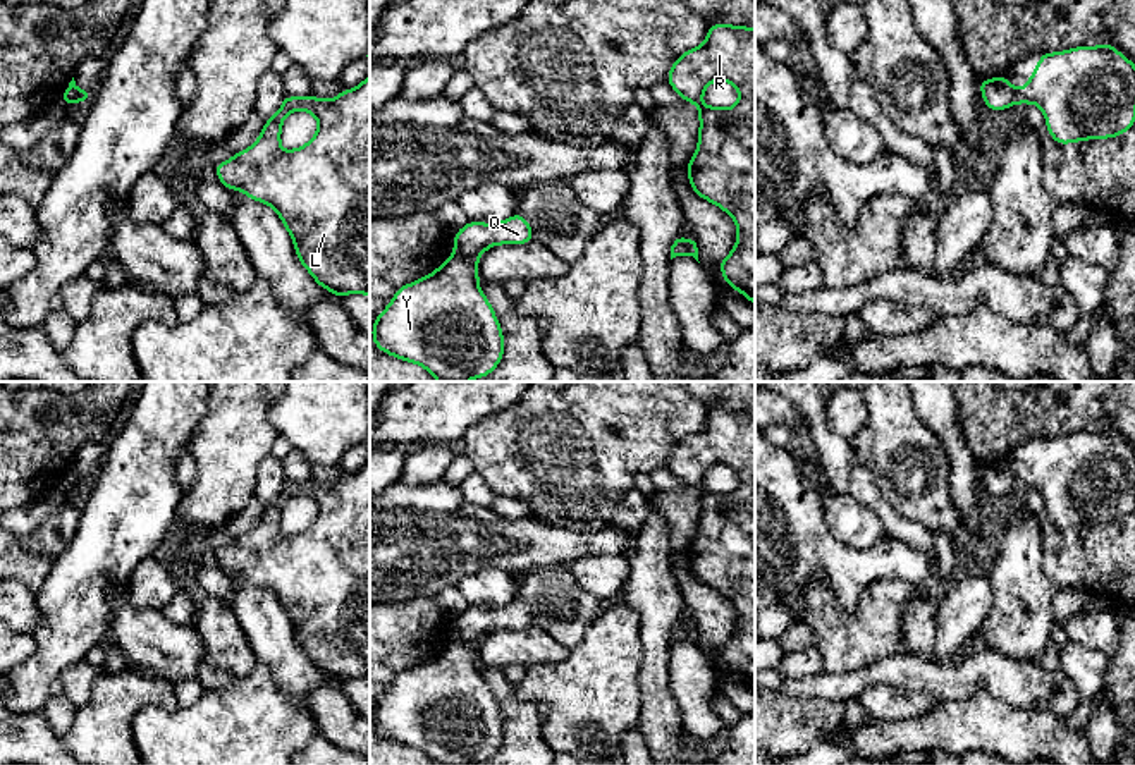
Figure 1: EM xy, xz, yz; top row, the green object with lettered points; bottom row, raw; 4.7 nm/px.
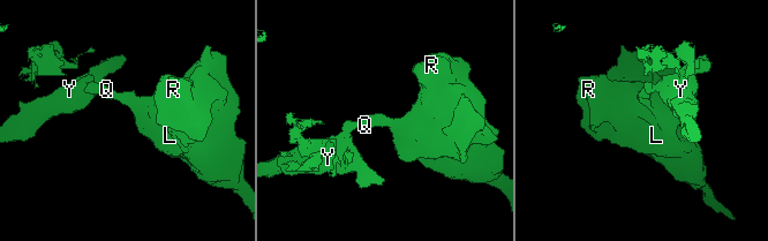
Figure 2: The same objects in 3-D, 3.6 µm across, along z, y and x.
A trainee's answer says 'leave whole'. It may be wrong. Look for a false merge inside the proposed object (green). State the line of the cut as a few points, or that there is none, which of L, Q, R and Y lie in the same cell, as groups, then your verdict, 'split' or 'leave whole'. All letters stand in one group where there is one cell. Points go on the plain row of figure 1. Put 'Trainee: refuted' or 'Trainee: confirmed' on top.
Trainee: refuted
cut xz (454, 636), (475, 643); groups L Q R / Y; split

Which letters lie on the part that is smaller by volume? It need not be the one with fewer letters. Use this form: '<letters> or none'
L, Q, R

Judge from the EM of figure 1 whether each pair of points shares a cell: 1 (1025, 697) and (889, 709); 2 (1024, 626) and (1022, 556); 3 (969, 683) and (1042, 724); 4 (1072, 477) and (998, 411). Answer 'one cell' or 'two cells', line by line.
1: two cells
2: one cell
3: two cells
4: one cell

